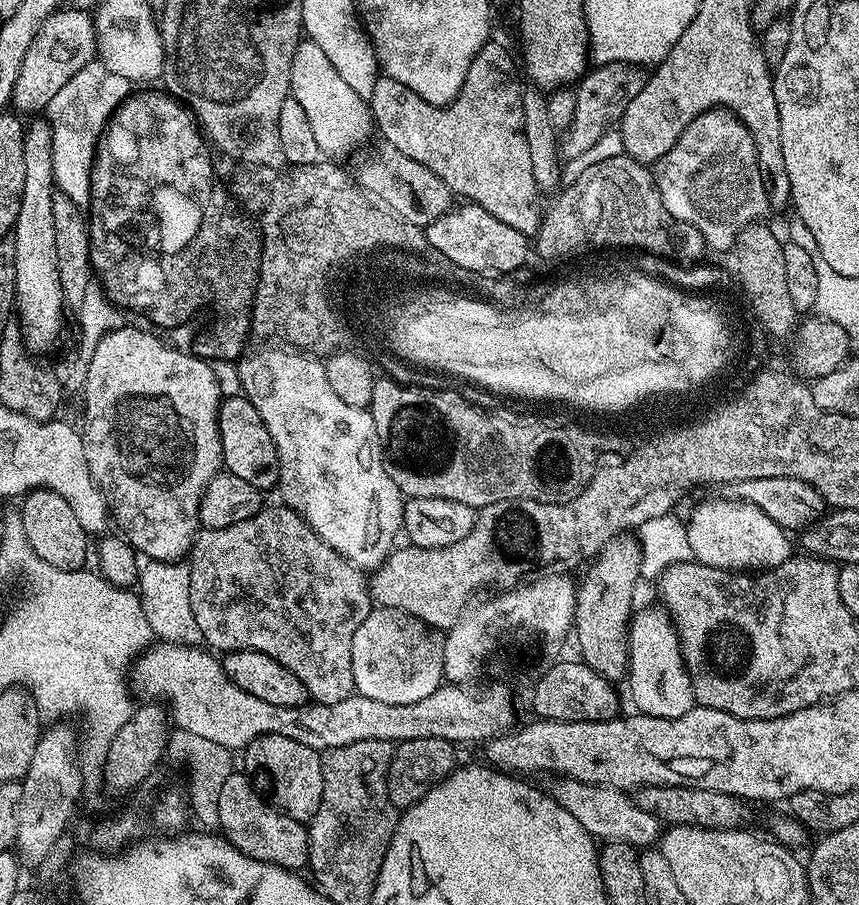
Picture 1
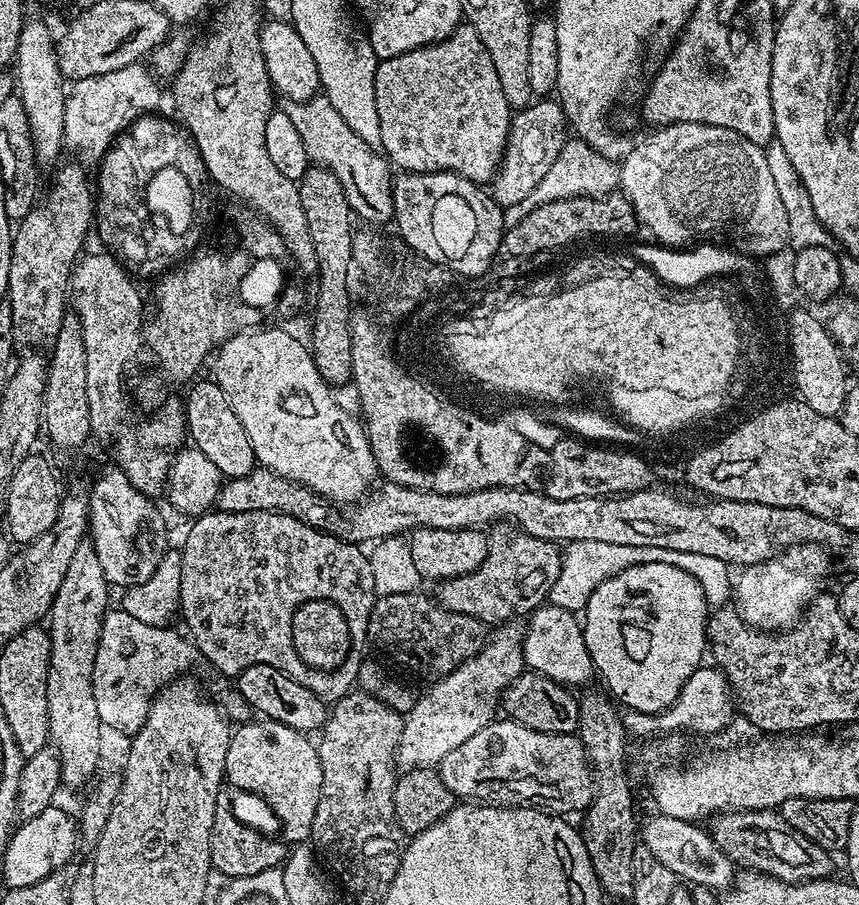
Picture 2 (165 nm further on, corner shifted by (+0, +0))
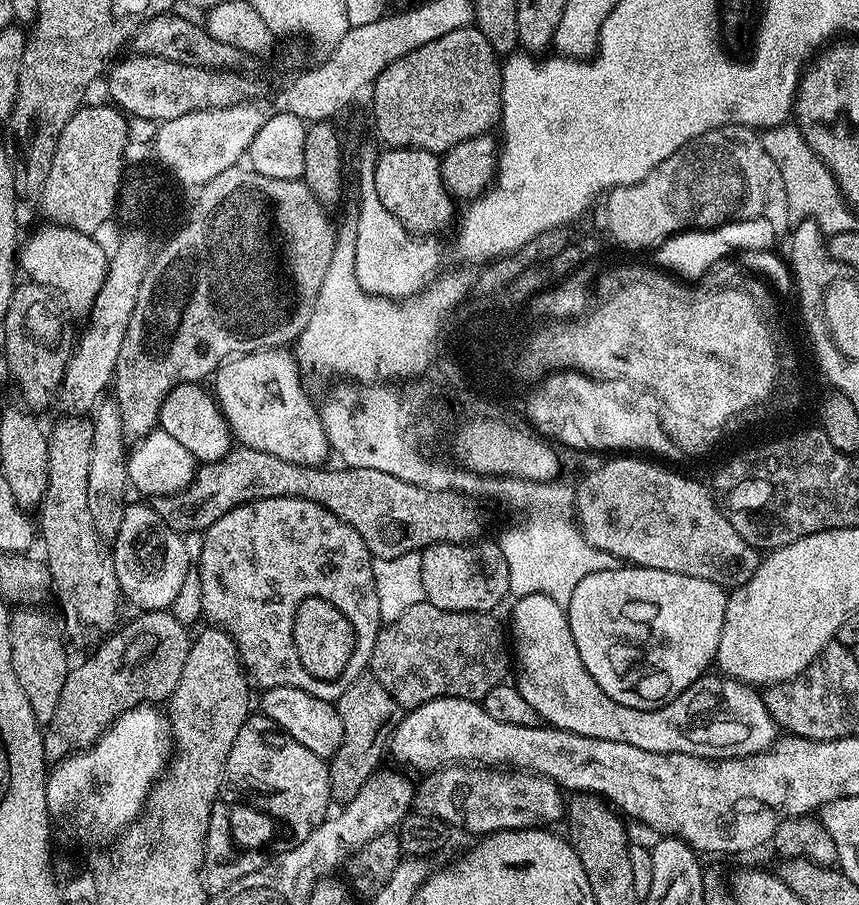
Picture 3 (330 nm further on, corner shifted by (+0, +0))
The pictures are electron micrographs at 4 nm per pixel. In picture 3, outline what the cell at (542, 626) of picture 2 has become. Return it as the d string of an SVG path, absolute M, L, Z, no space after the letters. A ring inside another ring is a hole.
M541 593L521 596L515 603L517 604L512 608L510 640L514 645L515 663L516 660L520 663L518 687L522 698L526 698L526 702L530 702L534 710L538 710L545 725L590 738L602 738L606 742L626 742L626 746L638 746L638 750L694 754L707 760L753 756L755 752L767 752L776 743L778 726L768 713L768 707L764 705L763 695L753 685L746 684L743 680L705 674L699 676L689 688L682 690L678 698L662 705L661 708L650 710L638 710L614 702L614 698L605 694L602 686L598 686L598 682L594 682L594 678L586 670L578 654L574 634L568 625L567 611L551 597L543 596Z

